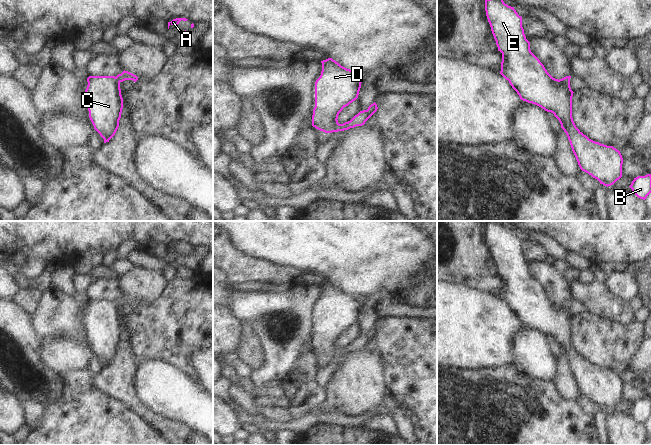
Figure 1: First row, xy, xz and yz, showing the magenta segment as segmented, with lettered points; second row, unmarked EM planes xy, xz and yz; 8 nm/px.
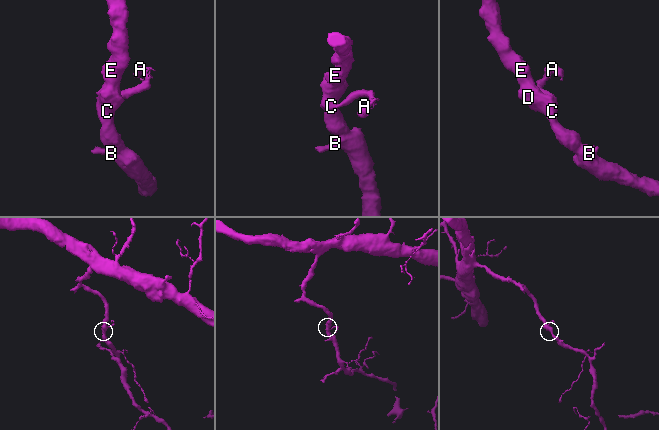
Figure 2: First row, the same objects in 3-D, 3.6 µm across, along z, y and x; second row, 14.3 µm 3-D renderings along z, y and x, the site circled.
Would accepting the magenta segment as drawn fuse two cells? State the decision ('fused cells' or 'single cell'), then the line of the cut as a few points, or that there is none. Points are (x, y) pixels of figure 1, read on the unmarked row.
single cell; no cut

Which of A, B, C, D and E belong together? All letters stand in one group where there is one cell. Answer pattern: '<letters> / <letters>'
A B C D E

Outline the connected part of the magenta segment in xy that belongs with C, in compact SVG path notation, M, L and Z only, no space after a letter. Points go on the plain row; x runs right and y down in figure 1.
M128 295L115 300L89 300L85 321L89 342L104 367L115 359L123 333L120 307L125 304L136 306L138 301Z

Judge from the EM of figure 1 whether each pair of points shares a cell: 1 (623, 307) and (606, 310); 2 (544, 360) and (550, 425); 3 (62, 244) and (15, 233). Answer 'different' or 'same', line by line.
1: same
2: different
3: same

